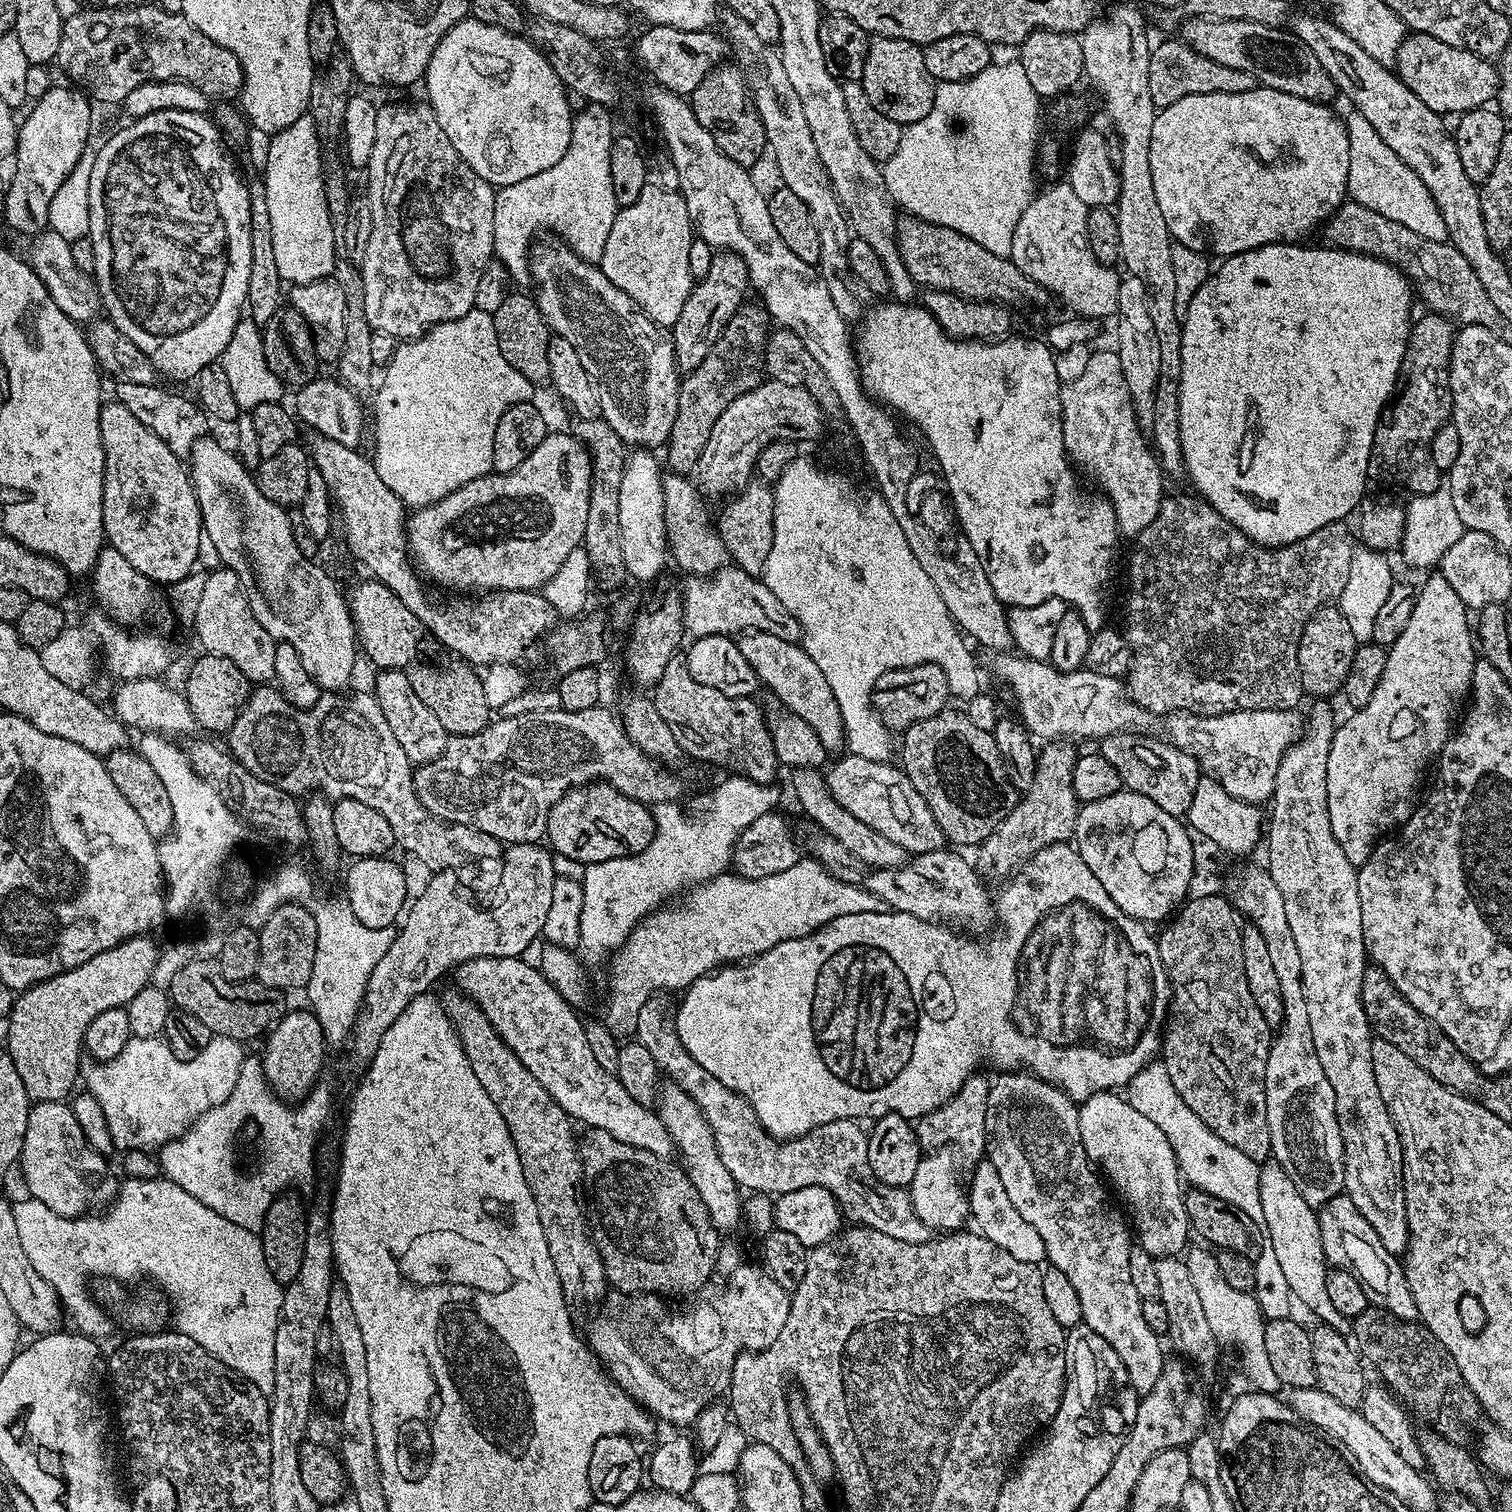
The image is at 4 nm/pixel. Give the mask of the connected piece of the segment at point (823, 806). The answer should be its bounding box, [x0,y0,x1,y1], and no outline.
[790,768,906,870]

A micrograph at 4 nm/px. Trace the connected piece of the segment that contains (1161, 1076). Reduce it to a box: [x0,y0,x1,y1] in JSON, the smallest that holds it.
[1130,1062,1263,1225]

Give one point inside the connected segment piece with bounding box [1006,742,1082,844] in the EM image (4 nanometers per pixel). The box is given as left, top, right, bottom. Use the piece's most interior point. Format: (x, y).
(1050, 800)

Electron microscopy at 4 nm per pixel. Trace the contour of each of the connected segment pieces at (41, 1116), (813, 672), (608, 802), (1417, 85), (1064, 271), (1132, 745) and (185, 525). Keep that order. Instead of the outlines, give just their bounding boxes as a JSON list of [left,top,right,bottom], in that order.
[[18,1102,118,1218],[738,632,846,754],[546,782,655,865],[1394,33,1500,114],[1010,182,1121,318],[1098,731,1202,818],[100,398,204,585]]

